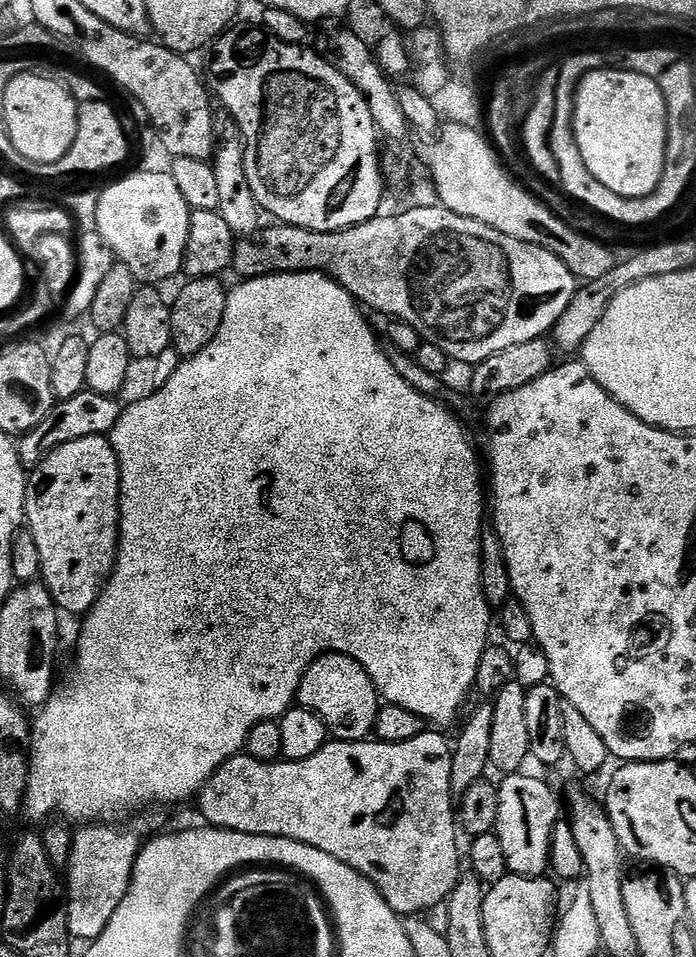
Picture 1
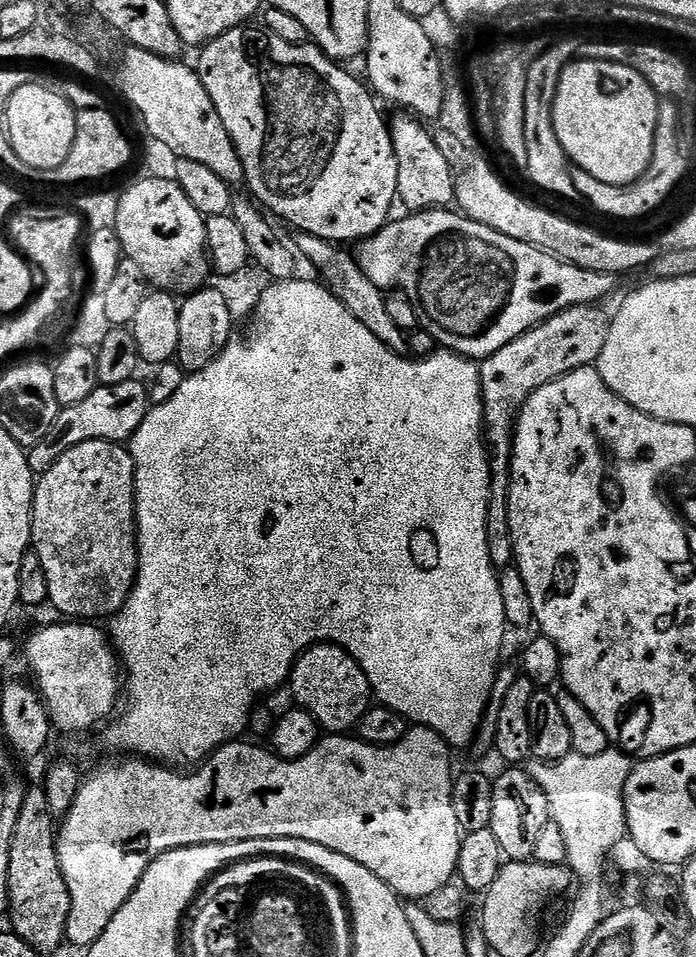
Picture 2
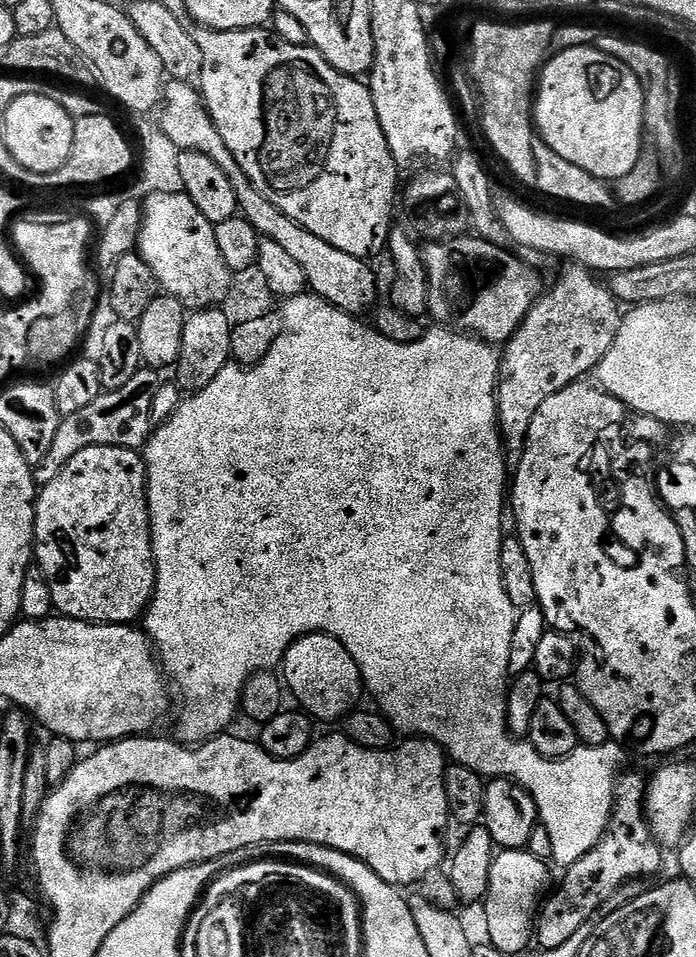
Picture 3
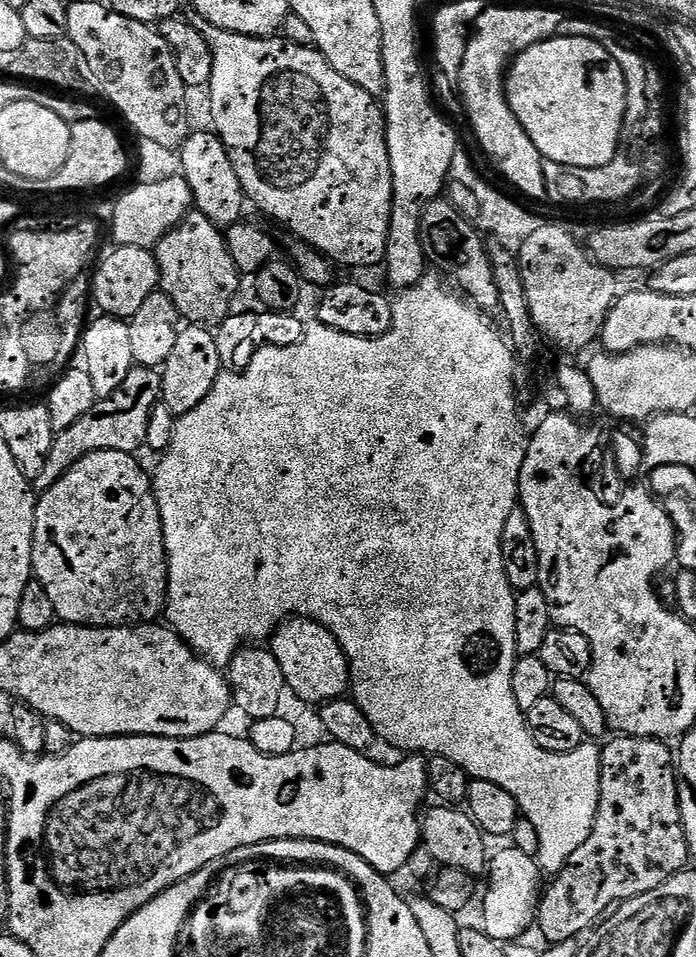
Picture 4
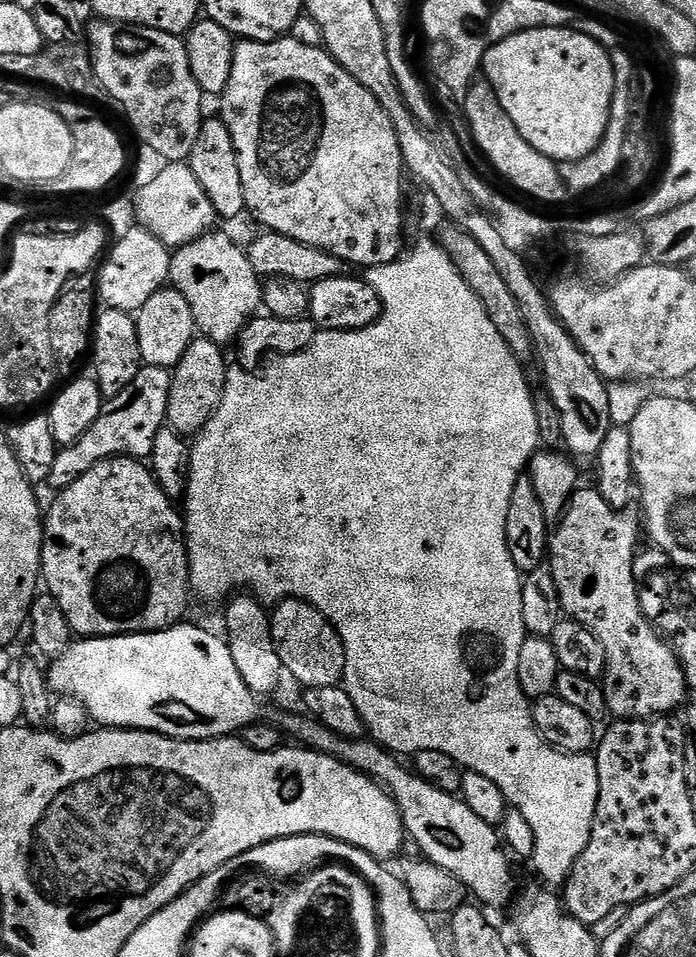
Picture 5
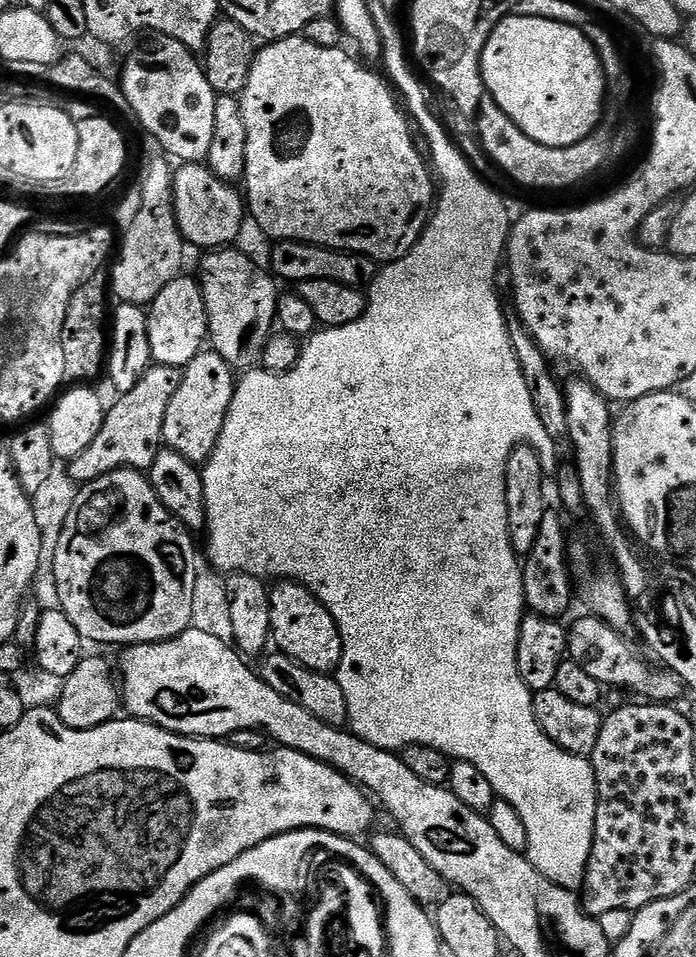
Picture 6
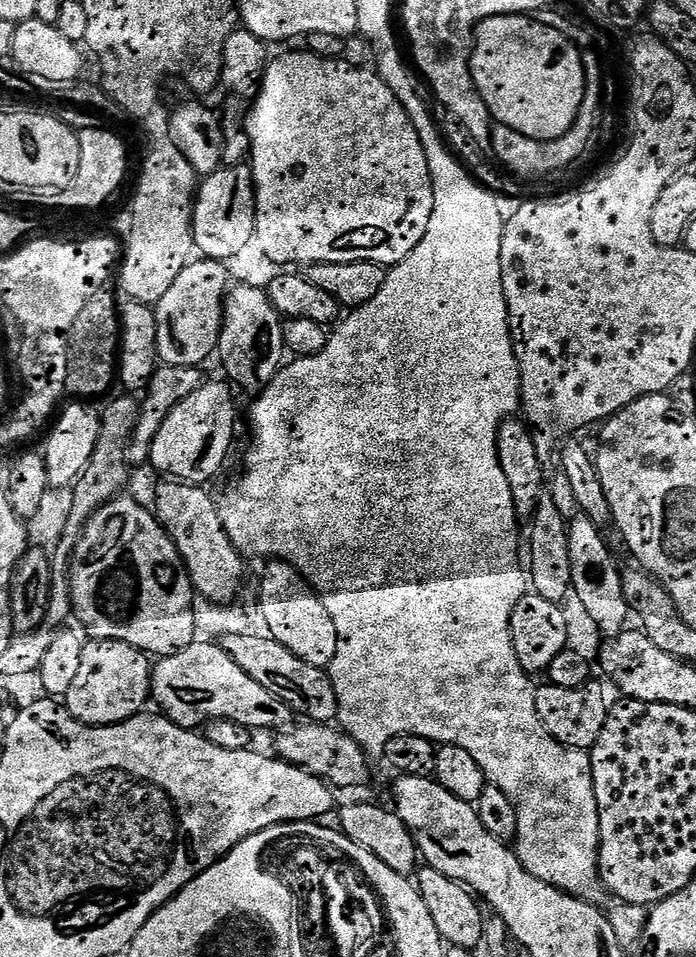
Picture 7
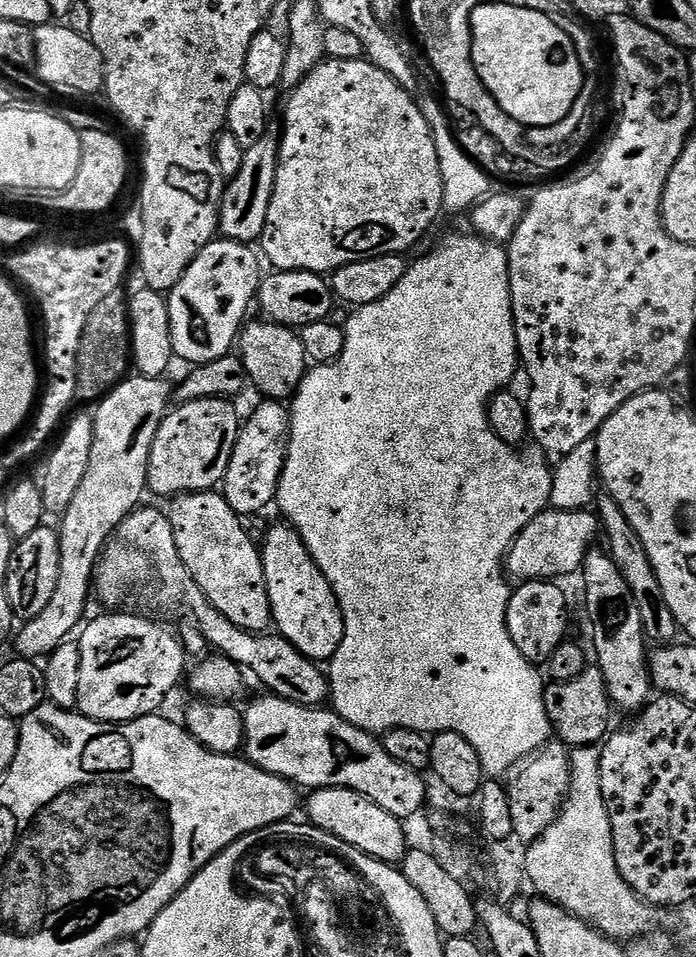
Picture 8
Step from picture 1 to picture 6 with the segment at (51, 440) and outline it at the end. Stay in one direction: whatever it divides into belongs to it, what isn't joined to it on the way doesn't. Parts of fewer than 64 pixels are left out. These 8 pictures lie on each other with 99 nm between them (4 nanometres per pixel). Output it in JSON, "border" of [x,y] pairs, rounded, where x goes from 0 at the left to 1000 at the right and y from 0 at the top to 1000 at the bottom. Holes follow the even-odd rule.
{"border":[[[220,379],[193,408],[168,413],[167,423],[162,426],[159,423],[149,432],[141,458],[135,458],[135,462],[129,462],[129,466],[124,466],[112,479],[96,482],[95,494],[99,501],[111,508],[119,508],[171,489],[217,491],[221,479],[227,479],[233,467],[239,428],[244,425],[244,416],[256,412],[260,392],[260,386]]]}

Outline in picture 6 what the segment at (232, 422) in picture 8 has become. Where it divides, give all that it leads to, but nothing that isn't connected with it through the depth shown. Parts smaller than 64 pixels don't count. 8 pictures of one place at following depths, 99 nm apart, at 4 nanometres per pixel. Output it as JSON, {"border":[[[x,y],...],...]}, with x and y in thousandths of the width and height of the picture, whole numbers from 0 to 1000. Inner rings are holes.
{"border":[[[290,366],[261,387],[256,412],[244,416],[244,425],[233,445],[234,463],[283,487],[299,484],[319,454],[330,420],[336,416],[341,394],[336,386],[312,368]]]}

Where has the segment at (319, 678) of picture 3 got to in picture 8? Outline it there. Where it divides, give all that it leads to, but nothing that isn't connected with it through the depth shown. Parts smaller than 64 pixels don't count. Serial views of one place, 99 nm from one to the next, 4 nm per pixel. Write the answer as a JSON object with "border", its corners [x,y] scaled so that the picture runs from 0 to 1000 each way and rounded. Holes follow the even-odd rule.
{"border":[[[412,545],[401,546],[386,554],[379,568],[376,564],[374,578],[391,634],[391,652],[395,659],[418,671],[440,689],[470,692],[494,666],[491,637],[474,608],[468,608],[451,583],[445,583],[445,575],[440,575],[424,552]]]}

